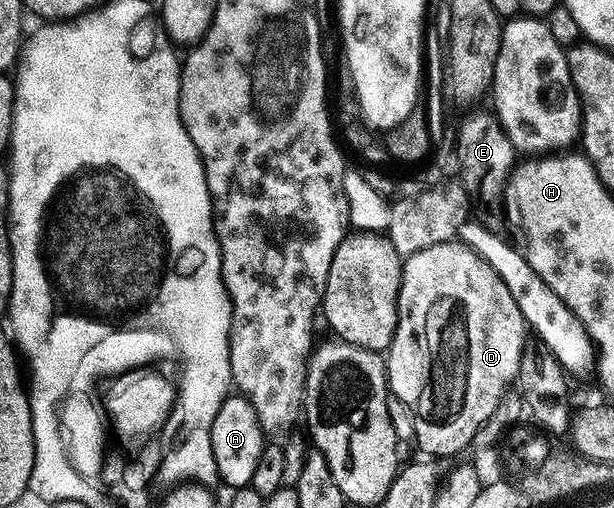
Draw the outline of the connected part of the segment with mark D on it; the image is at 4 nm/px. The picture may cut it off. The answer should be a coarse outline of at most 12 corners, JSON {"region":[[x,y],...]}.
{"region":[[458,239],[404,260],[385,350],[414,444],[472,444],[525,322]]}

